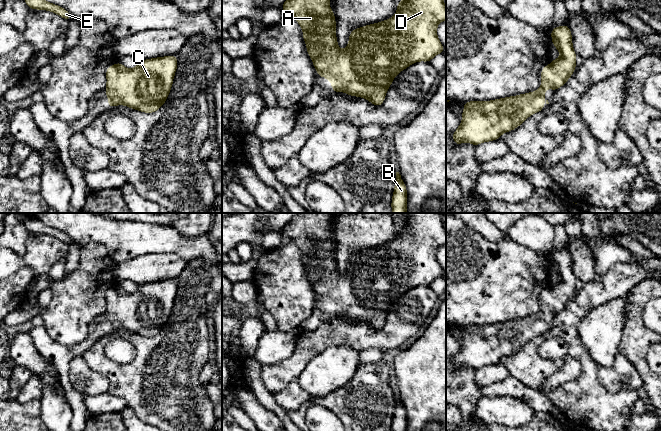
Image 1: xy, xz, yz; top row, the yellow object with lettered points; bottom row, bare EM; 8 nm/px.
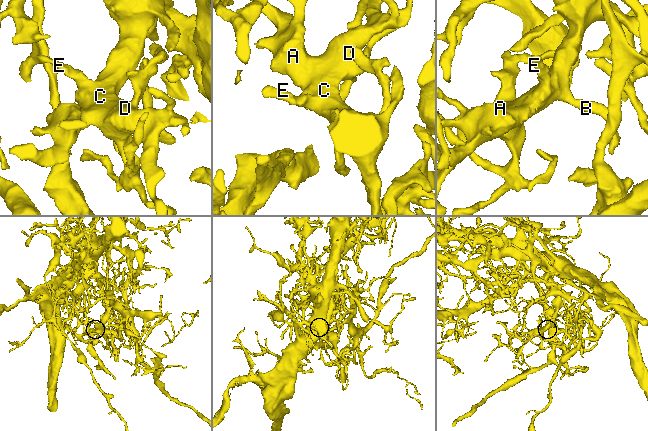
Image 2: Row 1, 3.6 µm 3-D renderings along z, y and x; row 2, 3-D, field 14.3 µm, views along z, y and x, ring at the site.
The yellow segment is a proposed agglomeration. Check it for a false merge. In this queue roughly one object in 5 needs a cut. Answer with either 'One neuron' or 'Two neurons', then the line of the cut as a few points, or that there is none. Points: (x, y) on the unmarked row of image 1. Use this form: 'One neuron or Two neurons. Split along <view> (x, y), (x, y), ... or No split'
One neuron. No split

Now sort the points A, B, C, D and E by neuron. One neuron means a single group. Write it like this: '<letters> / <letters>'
A B C D E

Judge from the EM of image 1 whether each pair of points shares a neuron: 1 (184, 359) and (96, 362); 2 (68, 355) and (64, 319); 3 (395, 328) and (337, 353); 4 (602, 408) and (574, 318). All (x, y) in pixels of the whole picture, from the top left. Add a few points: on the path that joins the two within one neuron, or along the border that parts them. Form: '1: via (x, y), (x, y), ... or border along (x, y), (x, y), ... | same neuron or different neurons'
1: via (162, 370), (118, 370) | same neuron
2: border along (47, 333), (65, 345), (75, 345), (87, 336) | different neurons
3: border along (327, 347), (351, 346), (359, 351) | different neurons
4: via (588, 386), (588, 365), (575, 348), (573, 340) | same neuron

